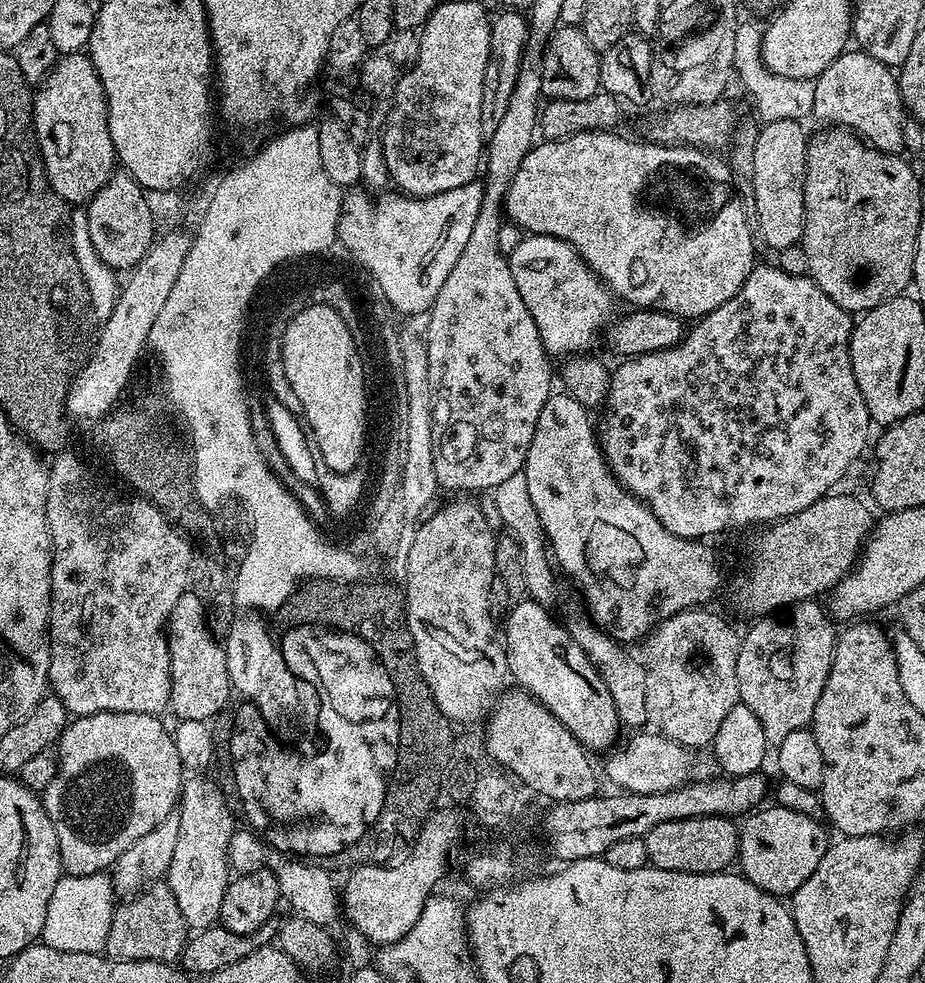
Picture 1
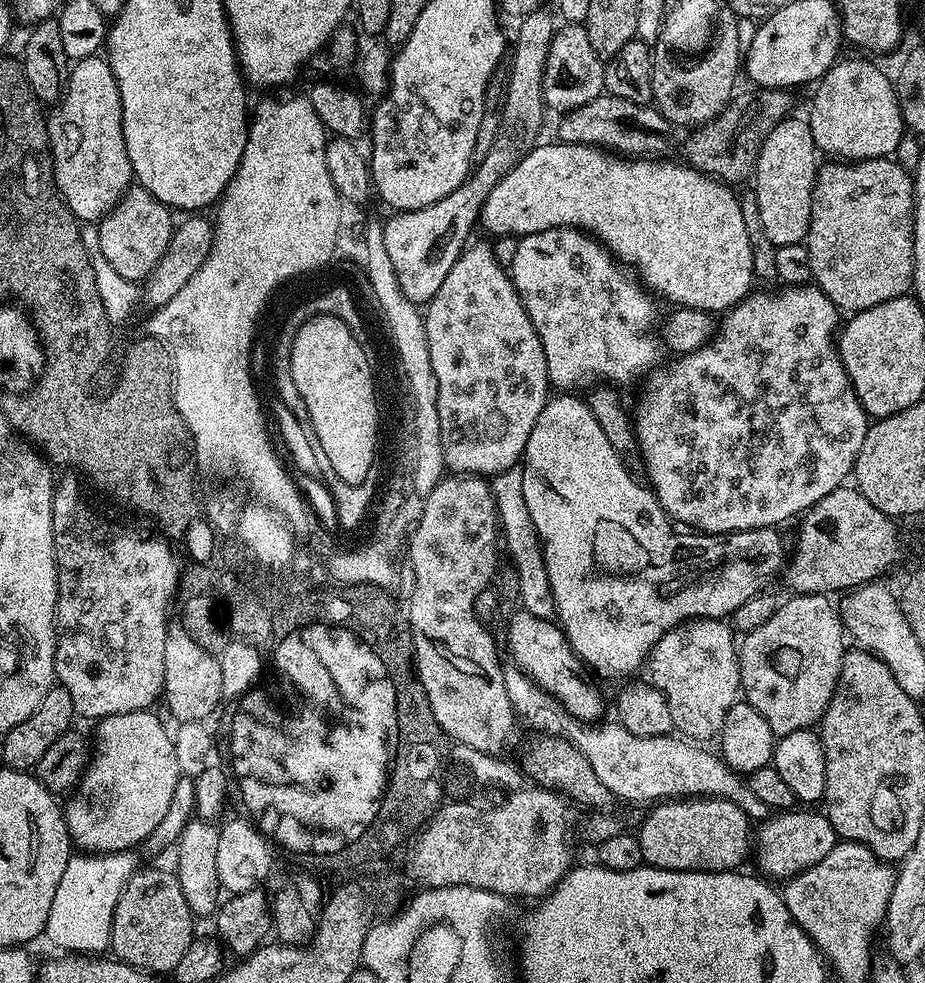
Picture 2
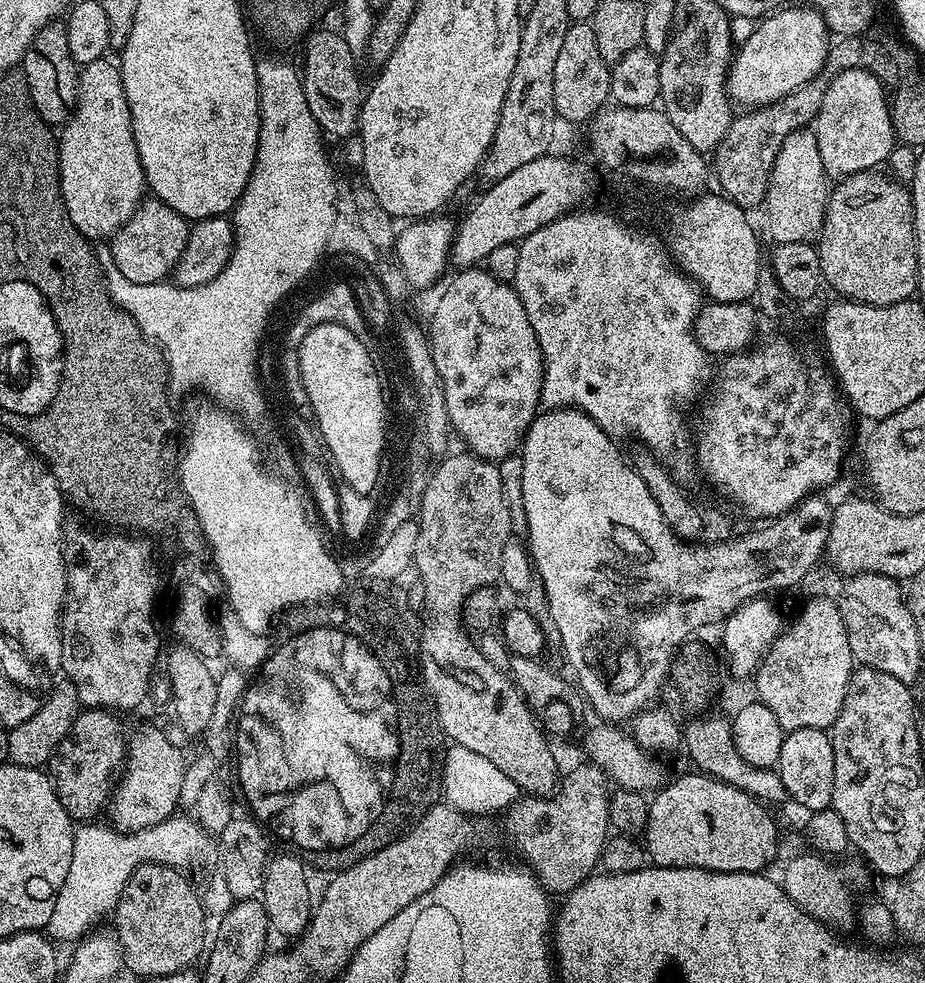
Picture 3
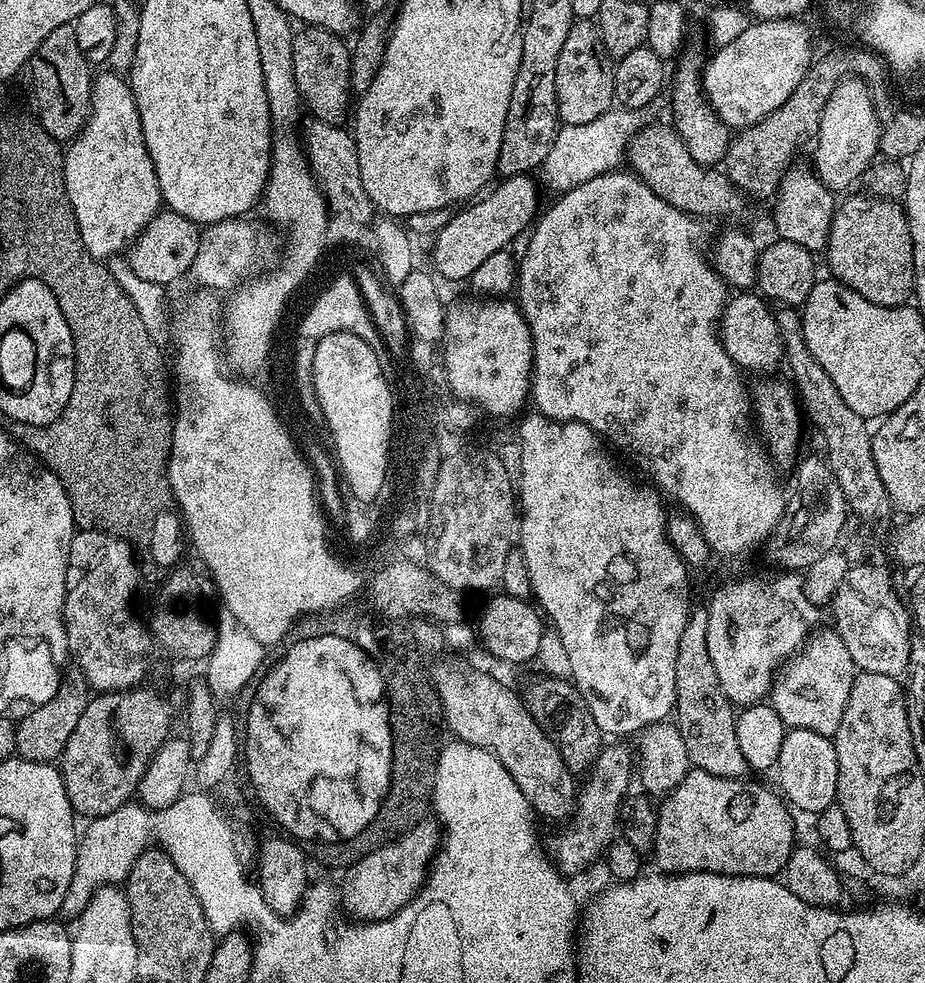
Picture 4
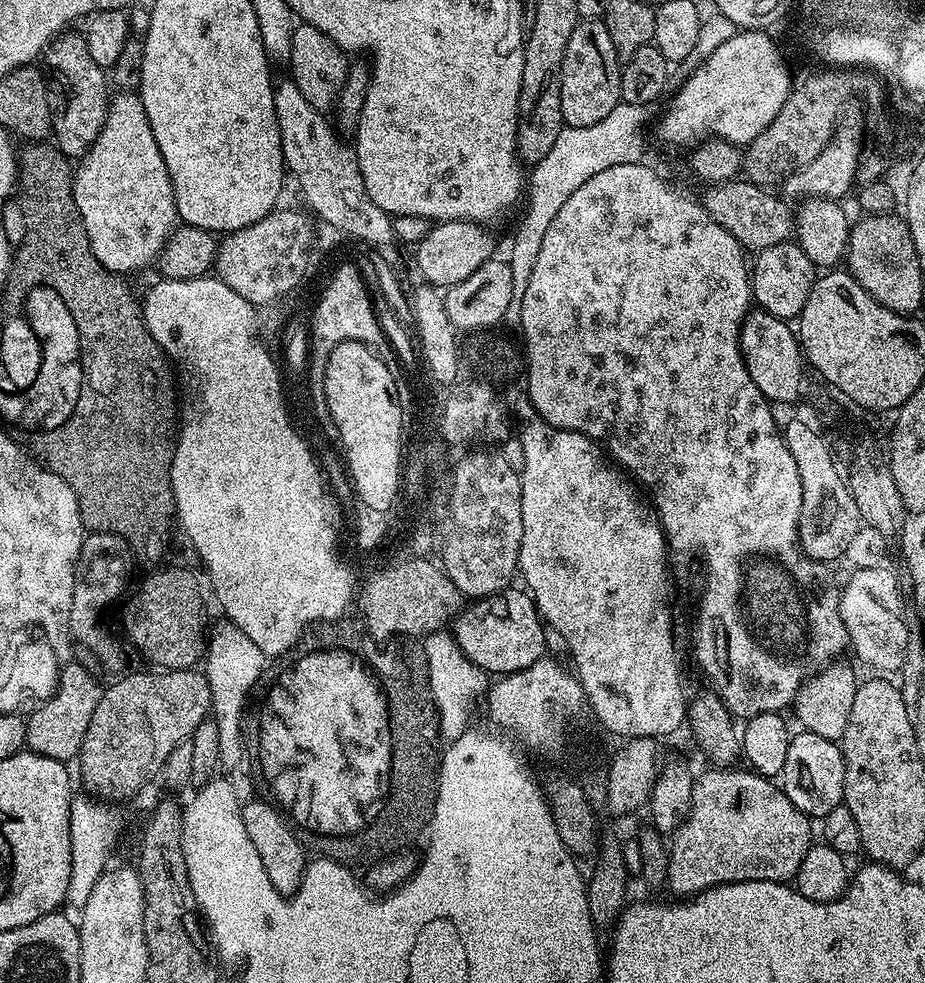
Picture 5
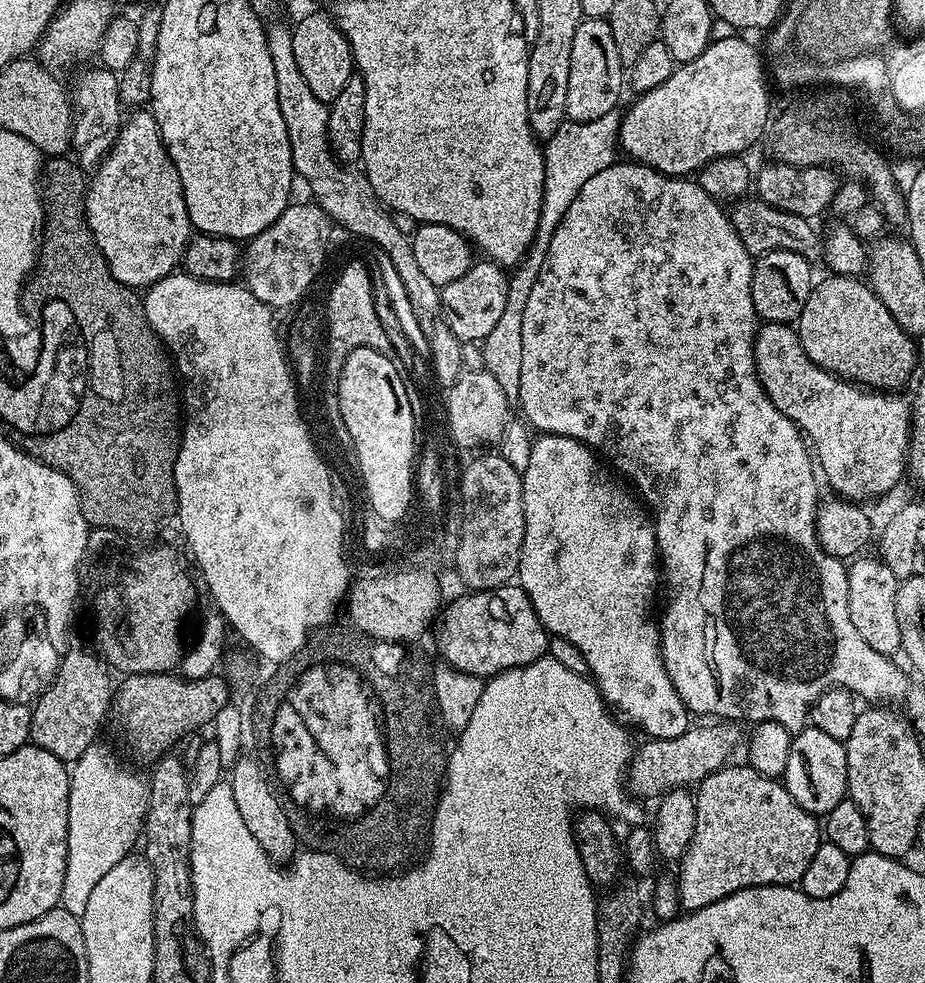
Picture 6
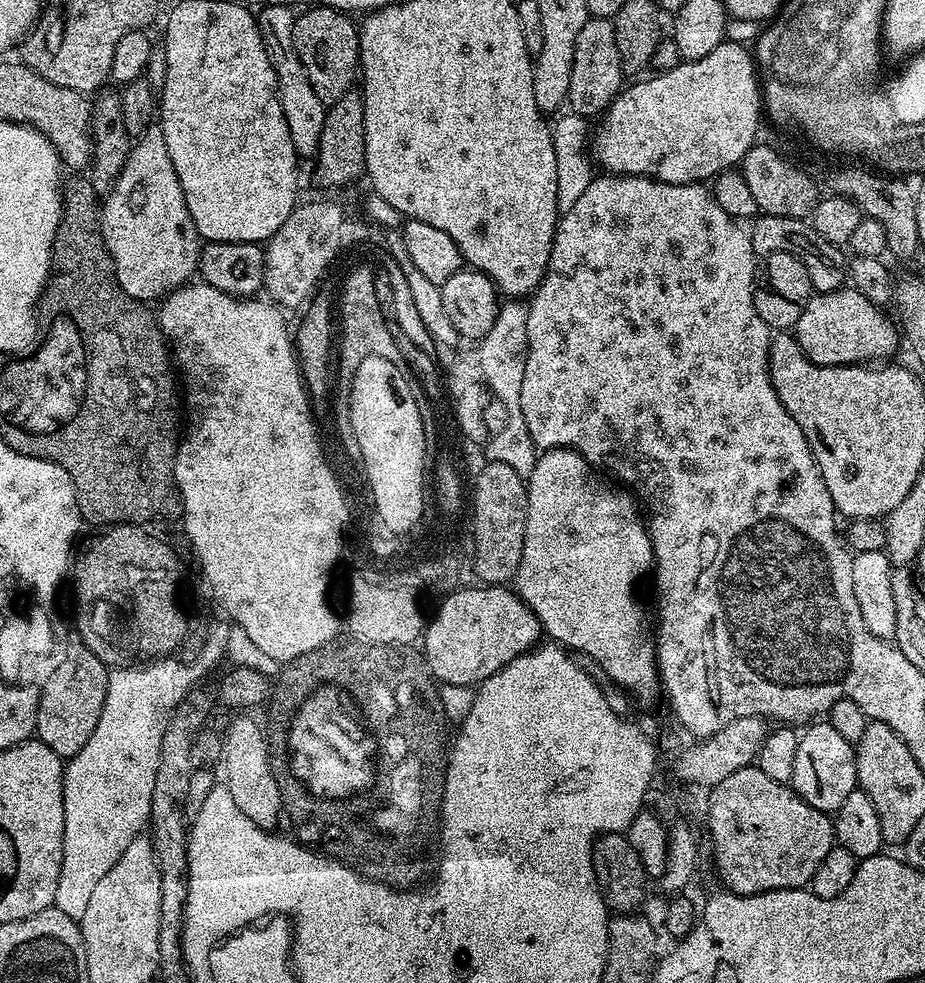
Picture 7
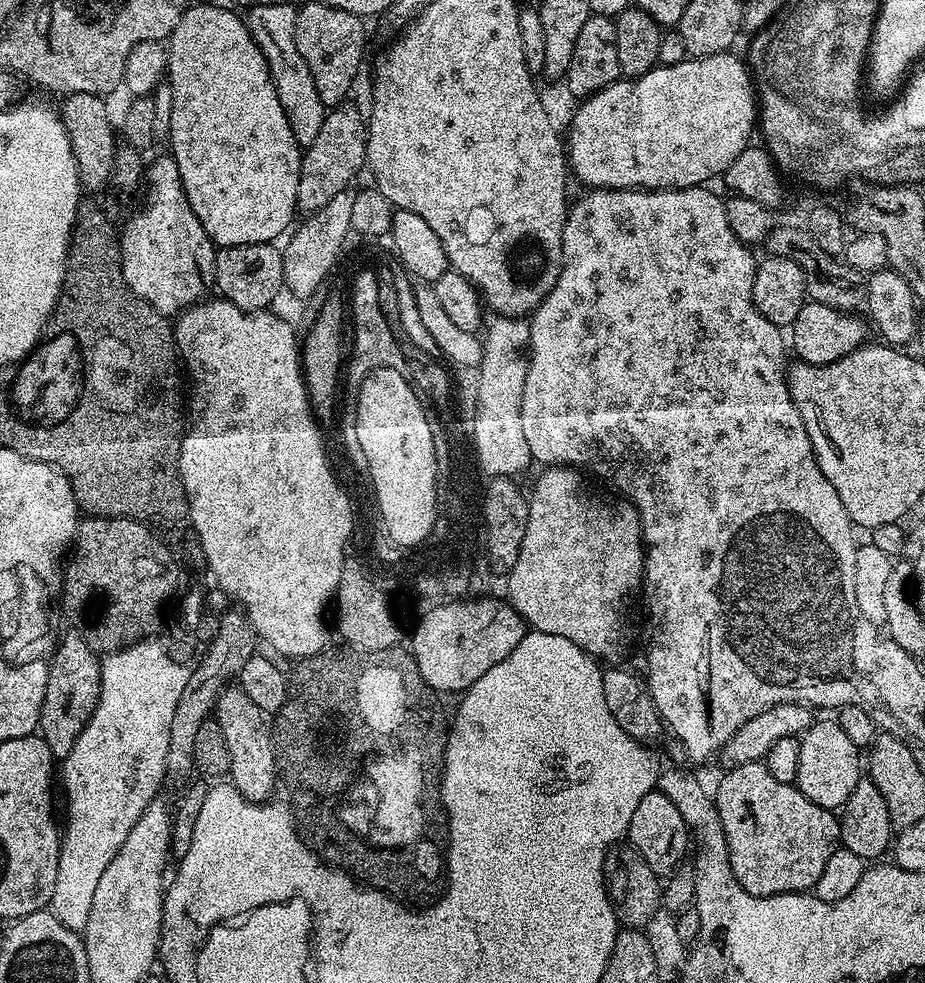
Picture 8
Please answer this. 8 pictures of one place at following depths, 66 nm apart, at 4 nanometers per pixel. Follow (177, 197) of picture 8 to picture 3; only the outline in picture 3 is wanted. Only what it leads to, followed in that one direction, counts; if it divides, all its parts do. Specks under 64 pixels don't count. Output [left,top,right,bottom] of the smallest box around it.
[58,59,146,242]

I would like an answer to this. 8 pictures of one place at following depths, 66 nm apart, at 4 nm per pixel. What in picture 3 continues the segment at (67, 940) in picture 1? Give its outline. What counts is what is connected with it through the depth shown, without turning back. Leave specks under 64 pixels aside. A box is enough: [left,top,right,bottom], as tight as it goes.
[47,814,209,942]

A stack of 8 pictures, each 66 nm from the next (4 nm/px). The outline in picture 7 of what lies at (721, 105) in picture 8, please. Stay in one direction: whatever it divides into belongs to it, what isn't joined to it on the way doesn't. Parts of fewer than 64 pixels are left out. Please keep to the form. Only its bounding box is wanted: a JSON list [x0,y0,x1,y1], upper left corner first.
[590,42,762,184]

